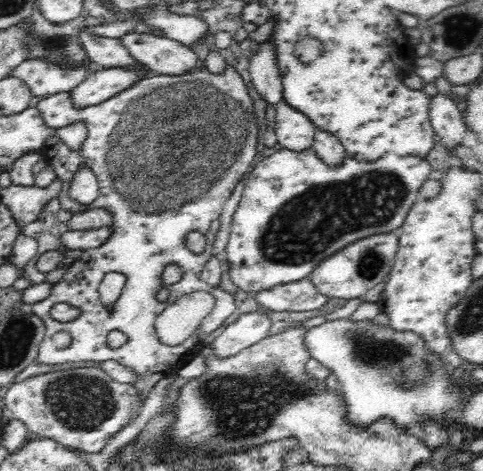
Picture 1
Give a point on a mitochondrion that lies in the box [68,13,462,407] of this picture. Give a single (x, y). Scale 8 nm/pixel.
(168, 148)

